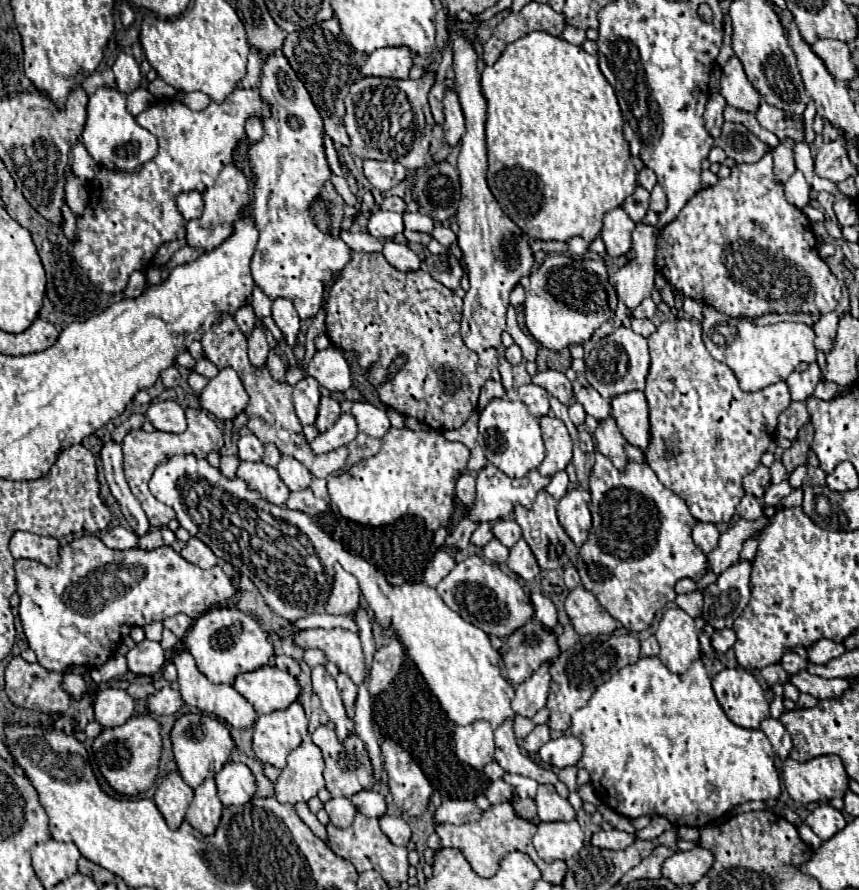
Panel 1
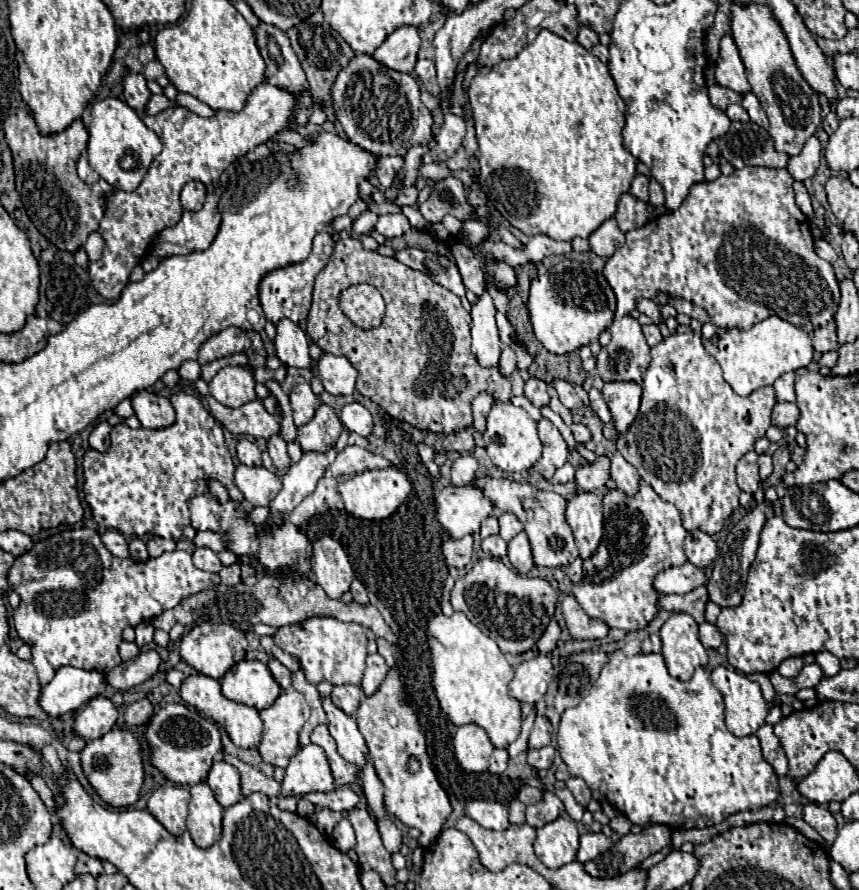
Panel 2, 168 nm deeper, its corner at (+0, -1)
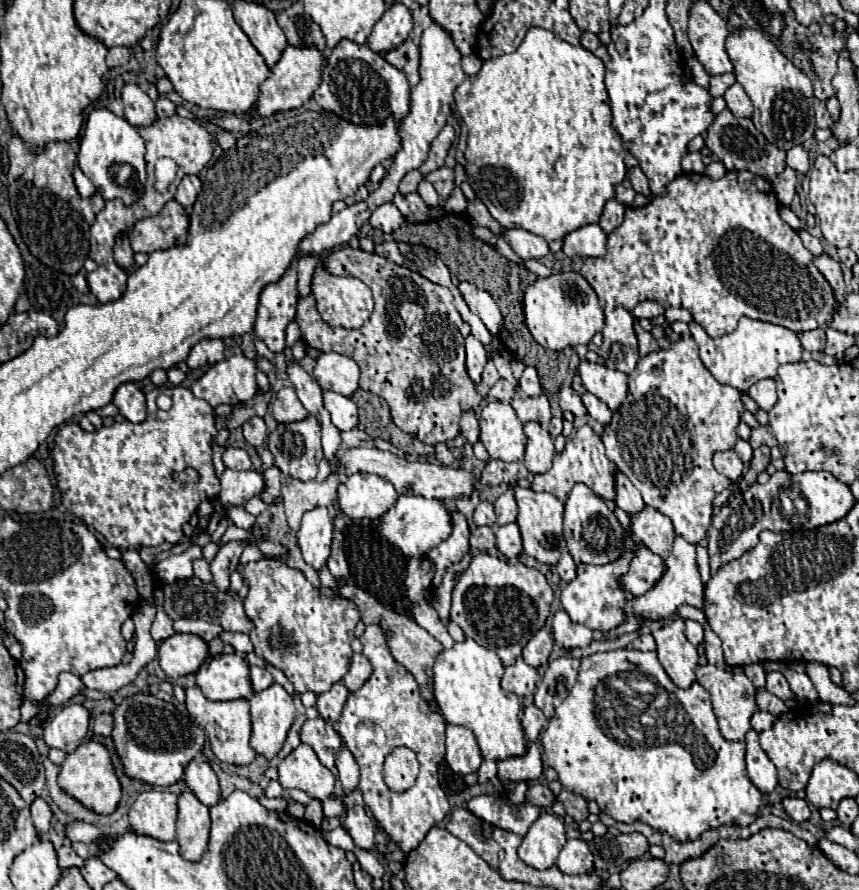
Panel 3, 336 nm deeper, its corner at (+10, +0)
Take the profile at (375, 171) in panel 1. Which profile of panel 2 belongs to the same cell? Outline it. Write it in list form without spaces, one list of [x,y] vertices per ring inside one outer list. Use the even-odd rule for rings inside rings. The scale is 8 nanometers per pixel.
[[[378,157],[376,159],[376,177],[378,177],[378,183],[384,187],[384,189],[390,189],[396,175],[402,171],[404,167],[404,159],[402,157]]]

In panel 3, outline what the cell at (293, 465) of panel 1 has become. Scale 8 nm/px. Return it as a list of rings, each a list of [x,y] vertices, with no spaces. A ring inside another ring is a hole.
[[[252,416],[248,422],[242,424],[242,432],[244,432],[244,438],[246,442],[250,442],[252,446],[260,446],[264,444],[266,436],[268,436],[268,430],[266,430],[266,424],[260,416]]]

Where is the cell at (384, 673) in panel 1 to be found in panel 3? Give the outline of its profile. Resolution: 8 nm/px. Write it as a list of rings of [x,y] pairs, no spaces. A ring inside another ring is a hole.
[[[354,654],[352,656],[352,662],[350,662],[350,670],[342,678],[342,684],[350,692],[354,692],[354,690],[358,690],[370,678],[370,672],[372,672],[372,668],[370,668],[368,658],[364,654]]]

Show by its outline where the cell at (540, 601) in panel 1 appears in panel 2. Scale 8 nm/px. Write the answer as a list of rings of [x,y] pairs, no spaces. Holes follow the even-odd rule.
[[[552,619],[546,627],[546,631],[542,633],[542,637],[538,639],[538,649],[540,651],[552,651],[556,647],[558,639],[560,639],[560,627],[558,627],[556,619]]]

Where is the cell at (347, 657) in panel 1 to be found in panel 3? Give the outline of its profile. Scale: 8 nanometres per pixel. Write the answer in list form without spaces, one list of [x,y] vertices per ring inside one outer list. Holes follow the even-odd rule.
[[[280,558],[238,564],[236,570],[248,584],[244,612],[254,624],[250,632],[254,654],[280,668],[300,694],[308,690],[322,694],[340,682],[350,668],[350,642],[360,622],[358,606],[340,596],[338,588],[312,586],[300,570],[286,566]]]

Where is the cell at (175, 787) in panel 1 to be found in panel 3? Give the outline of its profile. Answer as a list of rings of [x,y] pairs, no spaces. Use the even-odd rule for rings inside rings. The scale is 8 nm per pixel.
[[[168,790],[142,792],[130,806],[128,818],[136,834],[162,842],[176,840],[176,796]]]

